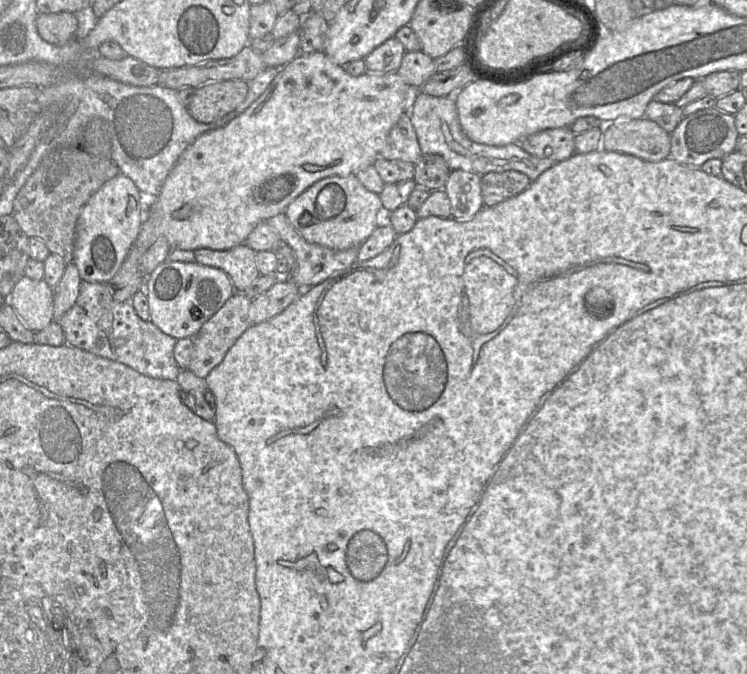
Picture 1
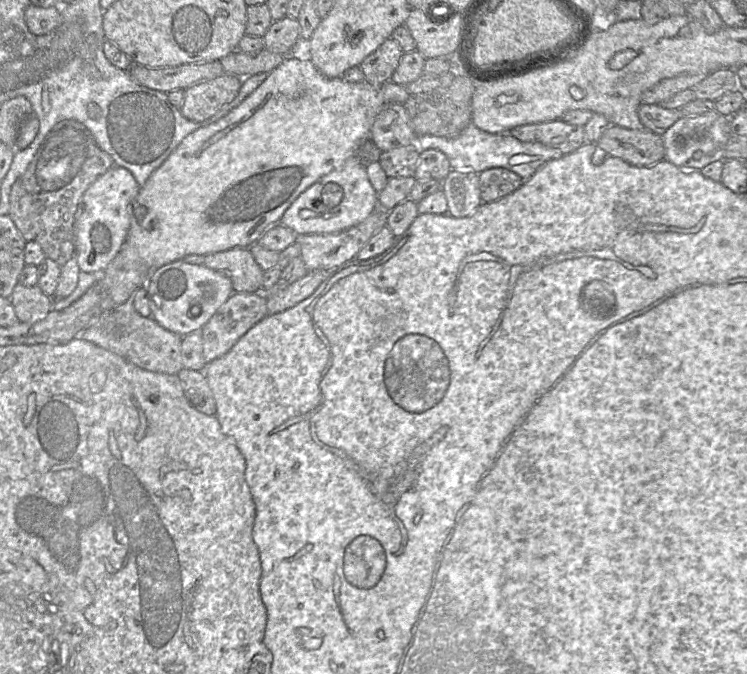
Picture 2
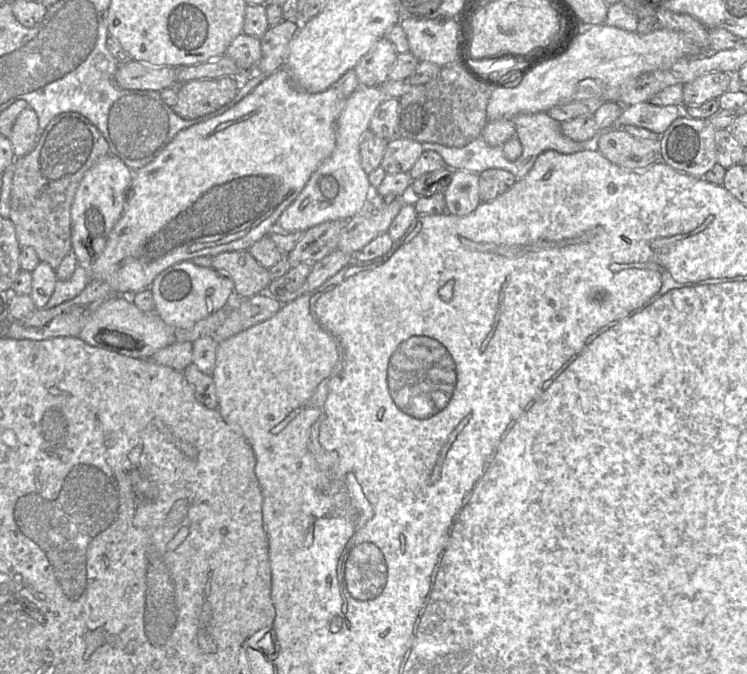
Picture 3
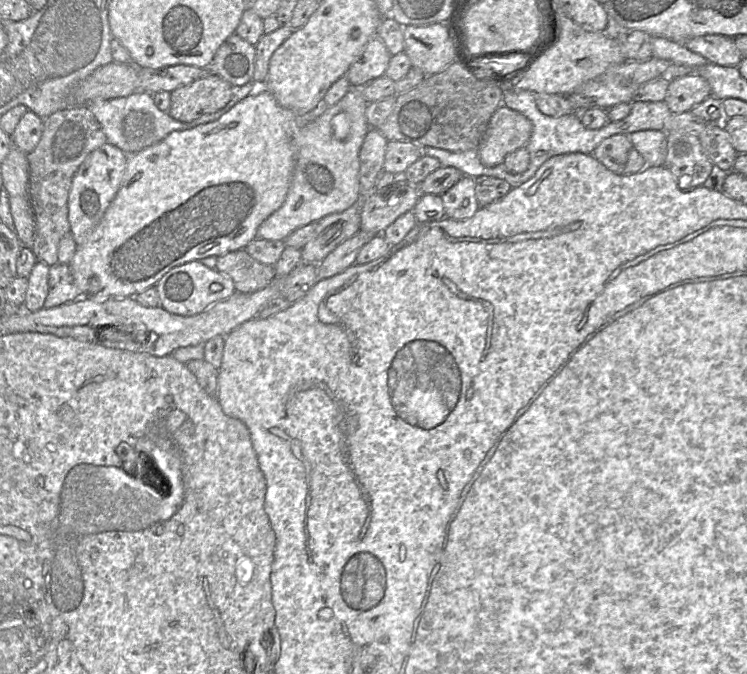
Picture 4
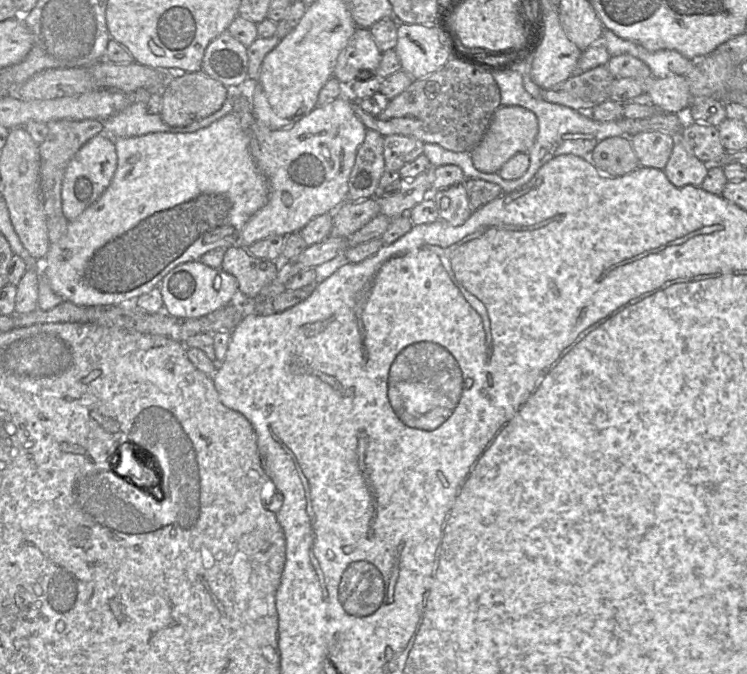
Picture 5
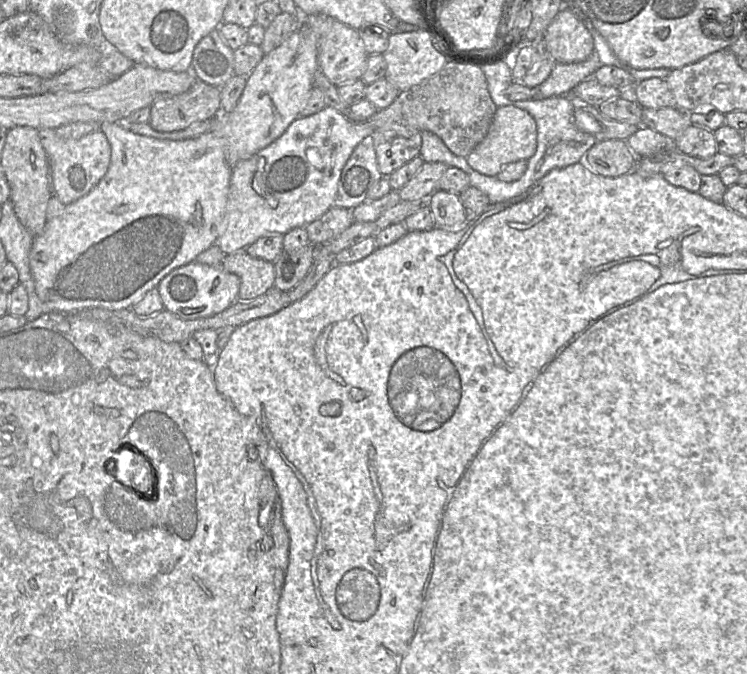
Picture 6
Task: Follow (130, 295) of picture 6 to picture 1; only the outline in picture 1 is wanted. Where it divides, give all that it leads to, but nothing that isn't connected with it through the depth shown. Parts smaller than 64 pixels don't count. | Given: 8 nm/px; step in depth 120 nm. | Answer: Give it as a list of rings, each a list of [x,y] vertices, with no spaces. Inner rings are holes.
[[[323,51],[298,54],[290,63],[279,68],[279,73],[268,88],[244,112],[225,126],[202,133],[182,152],[151,205],[157,204],[162,211],[162,235],[166,237],[172,249],[181,250],[194,251],[201,248],[229,250],[245,243],[248,235],[259,223],[285,212],[287,206],[315,182],[330,176],[347,177],[373,165],[393,126],[405,112],[410,113],[411,89],[397,72],[387,74],[367,72],[353,77],[345,72],[342,66],[334,64]]]

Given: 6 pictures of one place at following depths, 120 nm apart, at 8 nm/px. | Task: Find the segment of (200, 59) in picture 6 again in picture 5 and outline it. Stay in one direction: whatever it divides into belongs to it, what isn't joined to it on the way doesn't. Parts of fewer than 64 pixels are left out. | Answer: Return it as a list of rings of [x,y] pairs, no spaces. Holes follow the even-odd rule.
[[[226,30],[207,45],[201,70],[235,90],[248,78],[247,47]]]

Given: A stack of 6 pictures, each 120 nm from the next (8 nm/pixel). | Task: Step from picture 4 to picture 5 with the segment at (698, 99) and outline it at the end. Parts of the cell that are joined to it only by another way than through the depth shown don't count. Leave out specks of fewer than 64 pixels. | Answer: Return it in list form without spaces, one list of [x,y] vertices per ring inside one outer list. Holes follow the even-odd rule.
[[[673,75],[664,78],[646,80],[646,93],[652,104],[660,111],[678,113],[690,106],[693,97],[685,75]]]

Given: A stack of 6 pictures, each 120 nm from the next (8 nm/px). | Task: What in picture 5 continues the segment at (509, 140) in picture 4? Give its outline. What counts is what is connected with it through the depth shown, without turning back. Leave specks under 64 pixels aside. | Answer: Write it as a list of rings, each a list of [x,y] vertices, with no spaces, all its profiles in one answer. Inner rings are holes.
[[[500,106],[494,112],[480,143],[470,154],[476,169],[485,173],[497,173],[502,166],[518,153],[528,153],[538,133],[536,115],[521,106]]]

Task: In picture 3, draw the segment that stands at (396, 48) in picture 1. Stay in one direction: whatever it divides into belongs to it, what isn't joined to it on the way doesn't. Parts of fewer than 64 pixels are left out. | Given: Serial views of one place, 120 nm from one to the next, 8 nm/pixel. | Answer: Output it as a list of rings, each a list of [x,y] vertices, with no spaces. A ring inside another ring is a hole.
[[[386,37],[379,39],[354,68],[360,87],[378,87],[388,80],[397,56]]]

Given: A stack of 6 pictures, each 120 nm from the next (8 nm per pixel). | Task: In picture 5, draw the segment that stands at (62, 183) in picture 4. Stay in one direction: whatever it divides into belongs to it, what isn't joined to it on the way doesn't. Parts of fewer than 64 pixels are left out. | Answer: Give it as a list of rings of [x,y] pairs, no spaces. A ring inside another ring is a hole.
[[[98,119],[56,120],[47,123],[48,134],[39,145],[40,190],[47,219],[63,214],[62,183],[66,168],[78,150],[95,135],[104,133],[104,121]]]

